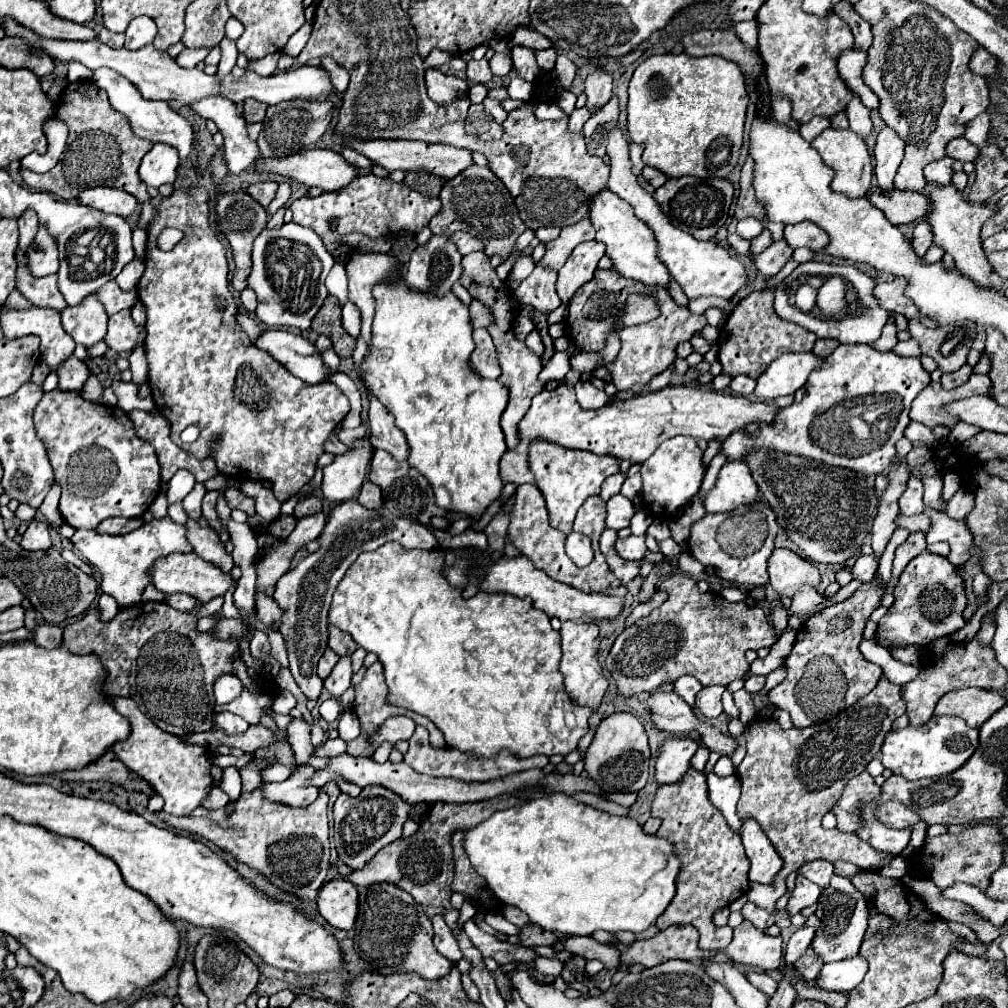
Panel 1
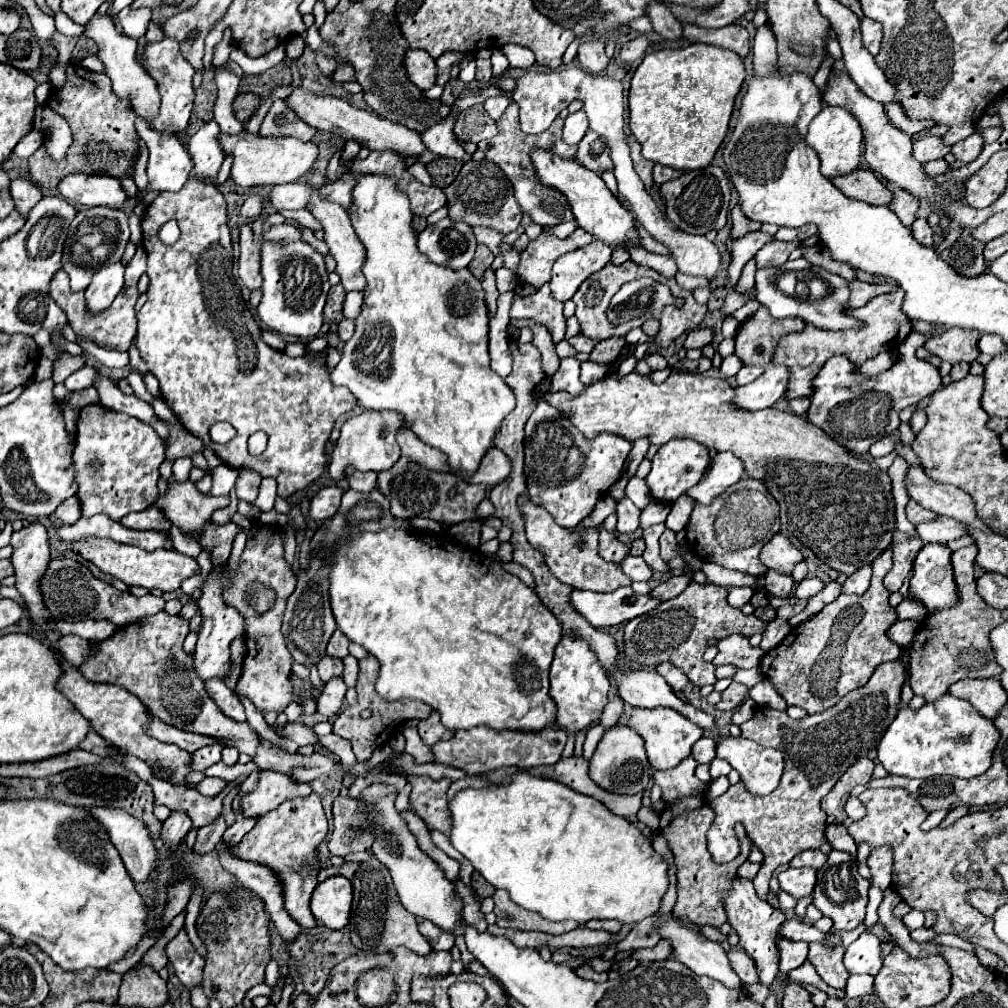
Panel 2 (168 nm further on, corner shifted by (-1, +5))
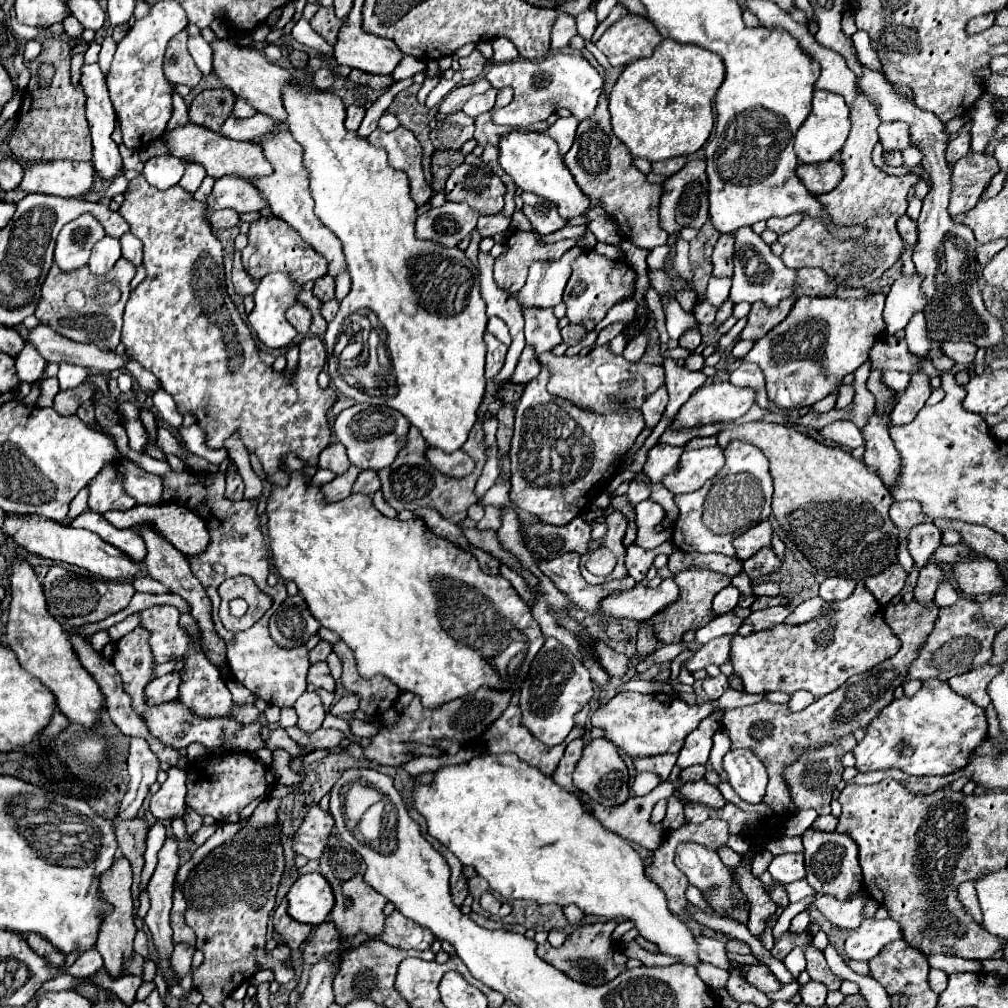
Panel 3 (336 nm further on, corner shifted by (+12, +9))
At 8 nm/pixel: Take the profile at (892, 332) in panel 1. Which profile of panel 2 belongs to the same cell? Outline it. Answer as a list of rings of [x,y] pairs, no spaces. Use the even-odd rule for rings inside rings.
[[[894,288],[888,294],[880,294],[876,300],[862,306],[862,322],[864,322],[862,328],[832,332],[832,330],[816,328],[814,324],[806,324],[800,332],[792,332],[792,334],[786,334],[784,338],[780,338],[780,342],[774,350],[772,364],[782,364],[790,372],[788,386],[786,386],[786,400],[810,398],[814,392],[814,386],[812,386],[814,376],[820,372],[824,362],[832,356],[842,354],[854,366],[860,366],[862,362],[878,356],[880,352],[898,348],[898,344],[912,332],[912,322],[908,318],[904,318],[904,314],[900,314],[902,298],[904,298],[904,290]]]

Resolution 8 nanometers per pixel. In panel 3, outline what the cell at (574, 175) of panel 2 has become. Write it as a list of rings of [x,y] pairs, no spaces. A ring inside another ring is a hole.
[[[511,132],[501,138],[499,142],[499,164],[501,168],[513,178],[517,188],[525,192],[533,192],[537,196],[543,196],[557,204],[561,218],[573,220],[577,216],[583,216],[585,210],[589,208],[589,198],[579,190],[579,184],[575,182],[573,174],[563,162],[563,156],[557,150],[557,144],[553,142],[551,136],[539,134],[539,132]]]

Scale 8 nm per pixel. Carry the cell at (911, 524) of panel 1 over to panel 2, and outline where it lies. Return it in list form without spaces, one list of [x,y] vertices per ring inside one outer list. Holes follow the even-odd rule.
[[[940,516],[936,522],[926,522],[924,526],[916,526],[916,530],[924,544],[930,544],[930,542],[946,544],[950,540],[956,540],[968,534],[968,526],[948,516]]]

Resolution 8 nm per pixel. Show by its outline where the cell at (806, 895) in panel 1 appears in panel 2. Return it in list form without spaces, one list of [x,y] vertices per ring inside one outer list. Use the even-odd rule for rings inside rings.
[[[788,868],[778,874],[780,888],[794,898],[810,896],[816,884],[816,868]]]

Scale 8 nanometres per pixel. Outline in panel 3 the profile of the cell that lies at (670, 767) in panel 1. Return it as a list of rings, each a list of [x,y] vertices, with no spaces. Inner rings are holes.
[[[729,688],[717,702],[713,704],[697,704],[689,706],[687,702],[679,700],[671,694],[639,694],[639,692],[619,692],[611,700],[607,700],[603,706],[599,706],[591,718],[591,724],[595,728],[601,728],[609,740],[613,740],[623,752],[627,752],[631,758],[643,758],[643,756],[655,756],[655,754],[677,754],[685,742],[685,736],[693,732],[703,718],[707,718],[713,710],[723,708],[741,708],[755,702],[761,702],[763,694],[747,694]]]

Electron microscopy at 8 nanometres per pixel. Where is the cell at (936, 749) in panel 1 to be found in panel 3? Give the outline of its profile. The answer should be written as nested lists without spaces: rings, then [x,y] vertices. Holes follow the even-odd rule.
[[[933,678],[923,682],[913,698],[899,698],[883,708],[867,726],[865,738],[855,746],[853,754],[861,772],[899,768],[915,776],[947,776],[963,770],[985,738],[985,710],[955,694],[947,682]],[[905,748],[911,748],[913,754],[905,754]]]

